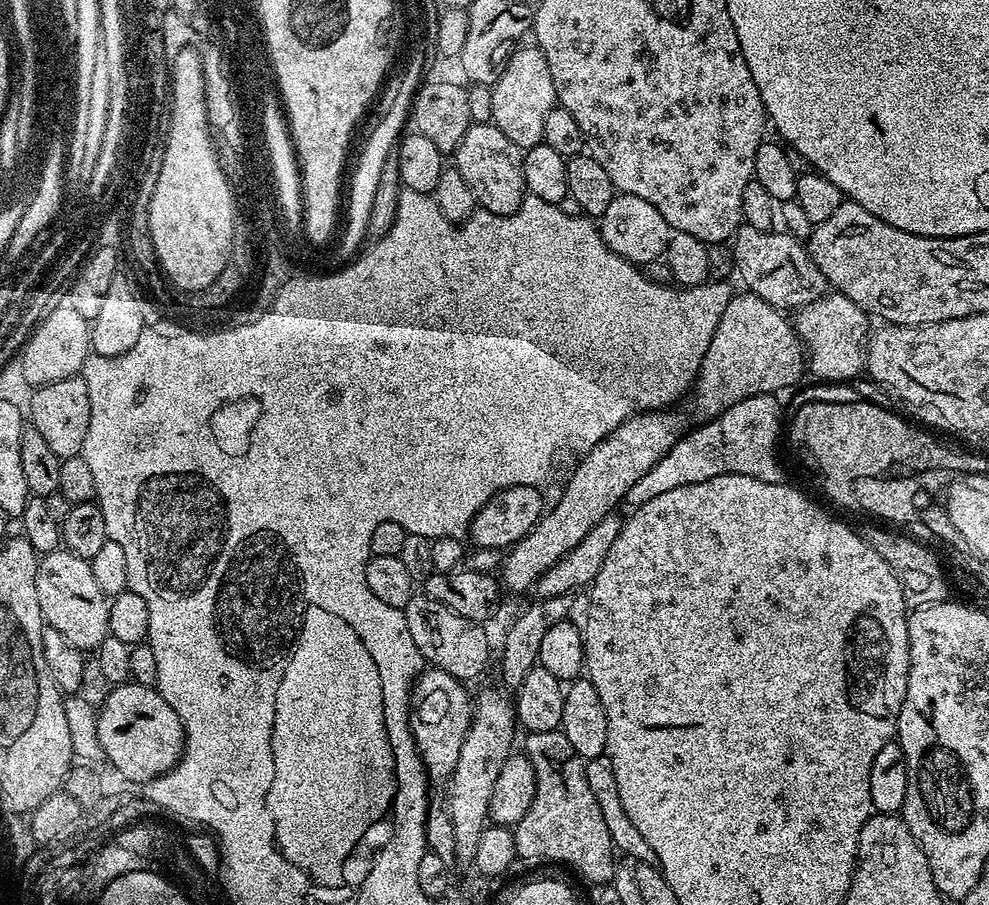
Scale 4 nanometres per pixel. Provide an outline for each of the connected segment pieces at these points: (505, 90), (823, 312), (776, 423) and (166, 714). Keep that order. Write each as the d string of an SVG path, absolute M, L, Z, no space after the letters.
M529 46L529 48L517 47L509 56L504 69L501 70L500 77L496 79L495 84L491 85L491 92L491 123L496 125L498 130L506 134L520 149L527 150L541 143L546 114L550 114L550 110L557 107L558 101L554 90L554 78L550 78L550 66L546 66L546 58L541 54L540 49L535 46Z
M839 294L825 295L823 300L799 309L794 327L810 353L810 370L820 380L852 380L866 368L866 345L870 339L870 317L850 298Z
M772 394L751 396L713 415L709 424L694 429L685 440L677 439L676 445L630 489L627 503L645 504L650 498L658 498L658 494L666 494L666 490L678 490L678 486L706 482L722 474L742 474L762 482L781 483L785 476L776 461L776 439L780 436L780 404L776 400L779 399Z
M125 682L115 685L109 691L106 702L101 704L97 713L97 740L100 742L99 751L103 759L106 758L116 767L116 772L120 776L125 776L134 783L143 785L155 776L160 776L164 771L168 771L180 760L181 753L184 752L184 727L174 714L170 702L162 698L155 687L138 684L135 682Z

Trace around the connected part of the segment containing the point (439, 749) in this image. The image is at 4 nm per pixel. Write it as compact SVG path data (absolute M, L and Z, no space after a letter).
M429 667L416 677L410 693L410 727L422 767L429 777L447 781L456 769L466 734L472 725L474 696L467 692L465 681L440 668Z

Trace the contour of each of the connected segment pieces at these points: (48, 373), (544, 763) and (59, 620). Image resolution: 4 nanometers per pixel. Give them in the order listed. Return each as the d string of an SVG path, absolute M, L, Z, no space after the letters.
M67 302L61 308L49 307L22 347L24 376L29 384L49 384L58 378L77 375L88 361L92 347L92 329L86 317Z
M559 730L527 733L523 751L534 766L536 793L528 813L515 825L516 855L523 860L553 860L569 864L592 886L604 886L615 877L617 853L612 846L606 818L598 810L598 798L586 782L586 761L570 746L570 738Z
M64 546L41 555L36 565L36 589L45 625L58 630L70 642L70 646L95 650L108 637L110 600L98 586L94 570L87 559L68 551Z

